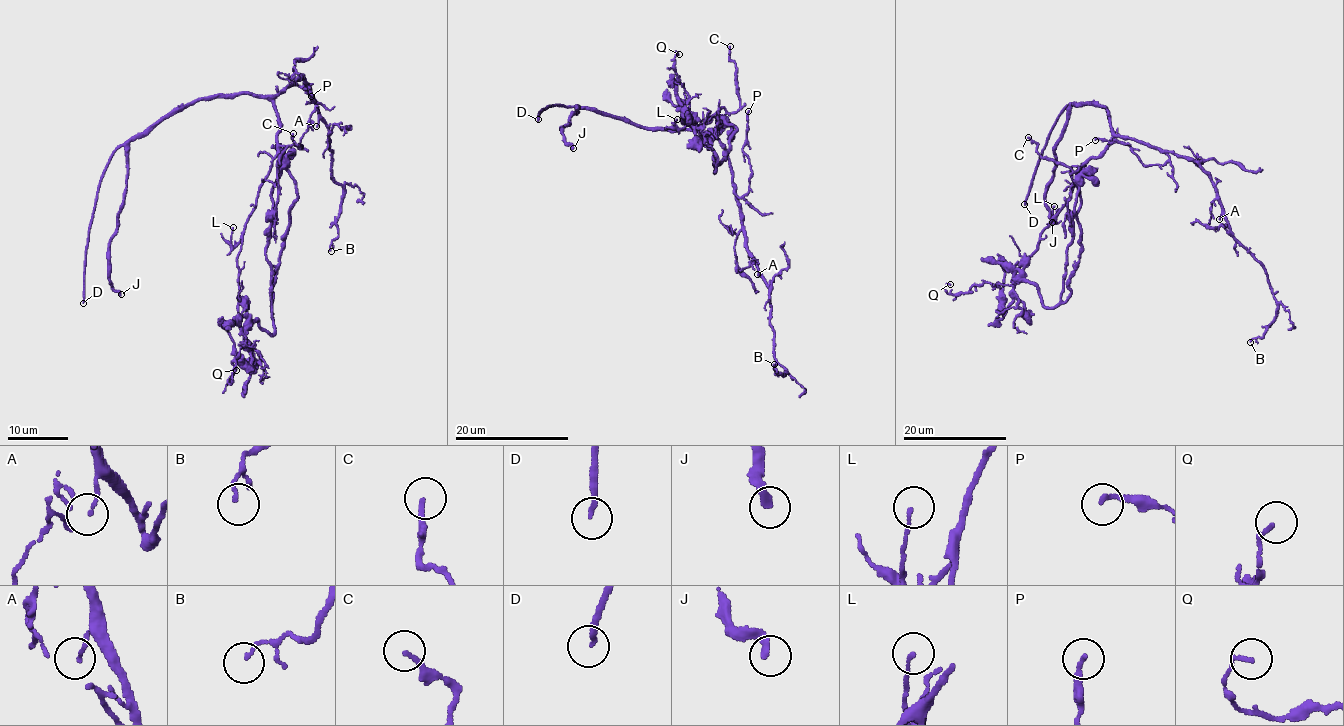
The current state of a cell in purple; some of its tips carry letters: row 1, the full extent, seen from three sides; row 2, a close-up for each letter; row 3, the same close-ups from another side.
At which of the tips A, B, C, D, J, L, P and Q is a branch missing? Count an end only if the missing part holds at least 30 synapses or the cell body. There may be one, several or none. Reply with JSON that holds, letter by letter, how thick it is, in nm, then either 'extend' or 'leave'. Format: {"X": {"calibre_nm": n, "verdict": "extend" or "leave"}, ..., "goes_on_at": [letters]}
{"A": {"calibre_nm": 80, "verdict": "leave"}, "B": {"calibre_nm": 110, "verdict": "leave"}, "C": {"calibre_nm": 160, "verdict": "leave"}, "D": {"calibre_nm": 170, "verdict": "extend"}, "J": {"calibre_nm": 240, "verdict": "leave"}, "L": {"calibre_nm": 110, "verdict": "leave"}, "P": {"calibre_nm": 170, "verdict": "leave"}, "Q": {"calibre_nm": 140, "verdict": "leave"}, "goes_on_at": ["D"]}

